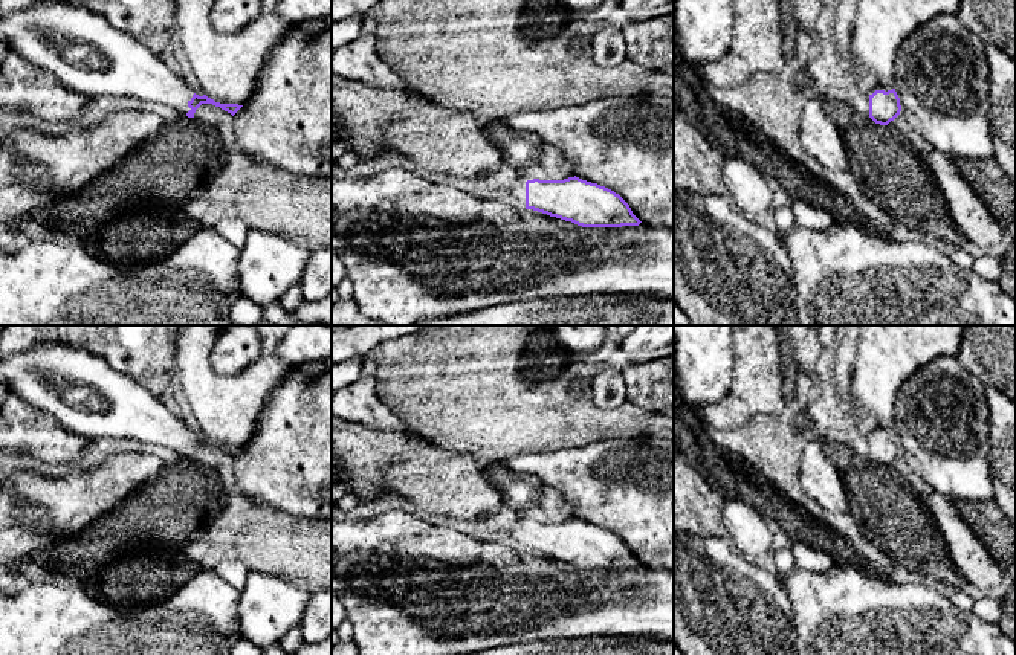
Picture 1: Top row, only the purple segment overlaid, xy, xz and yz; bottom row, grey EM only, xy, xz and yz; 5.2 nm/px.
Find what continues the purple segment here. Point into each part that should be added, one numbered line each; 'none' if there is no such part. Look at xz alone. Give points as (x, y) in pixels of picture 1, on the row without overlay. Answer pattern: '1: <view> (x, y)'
1: xz (517, 532)

